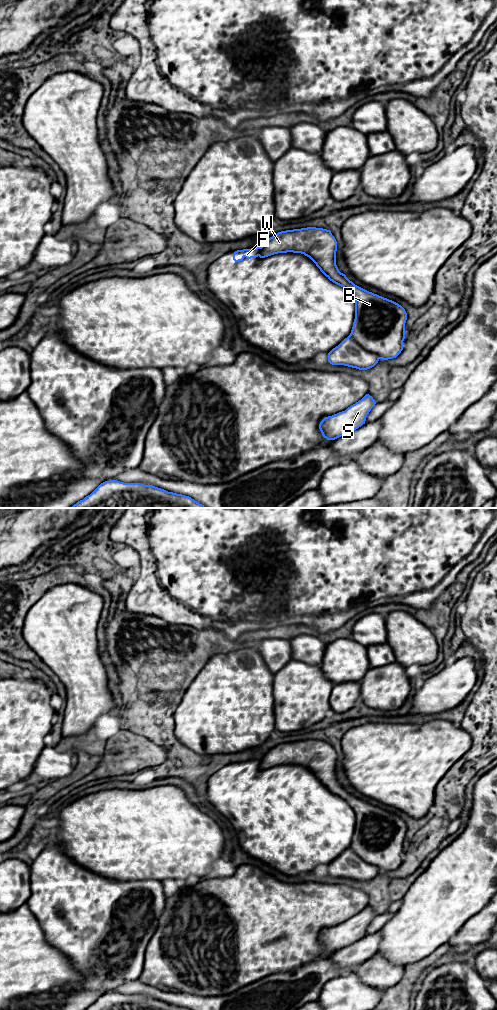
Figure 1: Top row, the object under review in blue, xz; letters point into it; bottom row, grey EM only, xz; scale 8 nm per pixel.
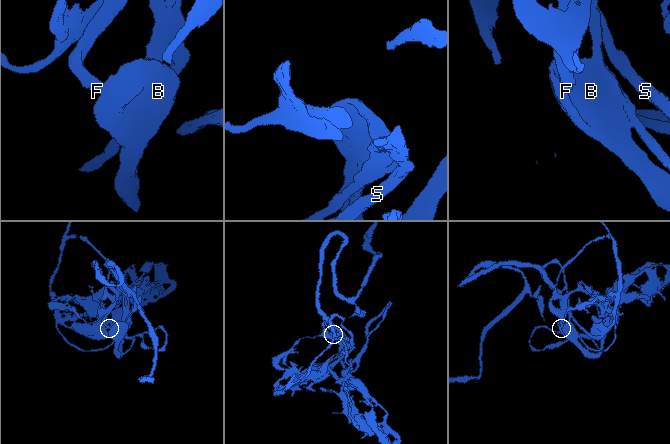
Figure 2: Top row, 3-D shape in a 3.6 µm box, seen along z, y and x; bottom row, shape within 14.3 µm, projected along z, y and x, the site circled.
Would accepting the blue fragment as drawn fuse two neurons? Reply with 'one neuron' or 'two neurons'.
two neurons

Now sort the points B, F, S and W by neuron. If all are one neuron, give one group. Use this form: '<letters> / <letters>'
B S W / F

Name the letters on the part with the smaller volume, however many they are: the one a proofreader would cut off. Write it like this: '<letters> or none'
F

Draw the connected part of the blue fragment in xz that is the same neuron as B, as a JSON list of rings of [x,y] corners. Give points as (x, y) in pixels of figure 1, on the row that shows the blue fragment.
[[[307,227],[278,232],[260,247],[259,257],[278,253],[301,253],[309,257],[333,283],[343,287],[355,301],[355,319],[350,335],[328,353],[332,365],[344,365],[359,370],[374,367],[380,359],[396,358],[403,350],[407,313],[398,303],[369,292],[350,281],[336,265],[337,241],[330,230]]]

